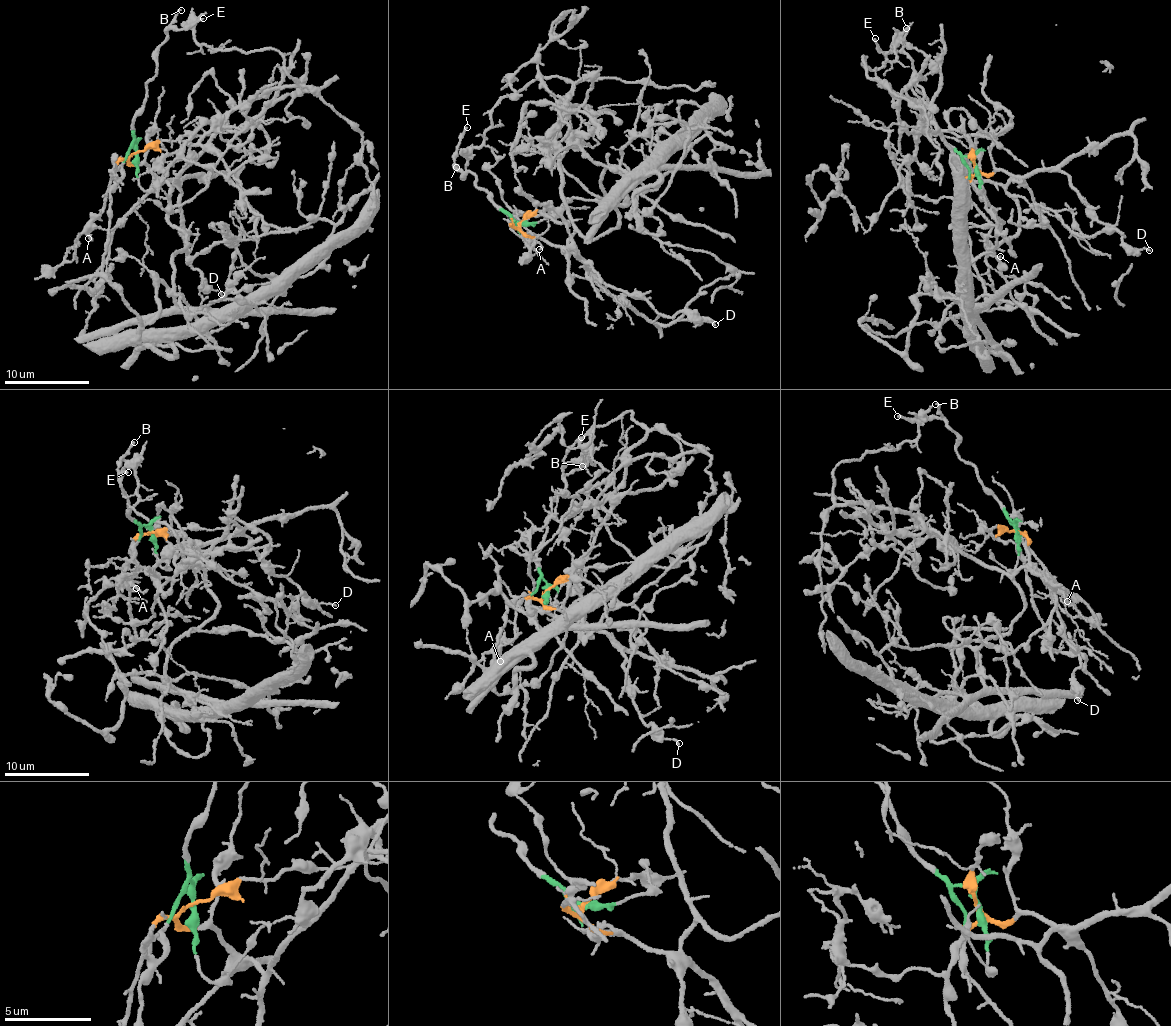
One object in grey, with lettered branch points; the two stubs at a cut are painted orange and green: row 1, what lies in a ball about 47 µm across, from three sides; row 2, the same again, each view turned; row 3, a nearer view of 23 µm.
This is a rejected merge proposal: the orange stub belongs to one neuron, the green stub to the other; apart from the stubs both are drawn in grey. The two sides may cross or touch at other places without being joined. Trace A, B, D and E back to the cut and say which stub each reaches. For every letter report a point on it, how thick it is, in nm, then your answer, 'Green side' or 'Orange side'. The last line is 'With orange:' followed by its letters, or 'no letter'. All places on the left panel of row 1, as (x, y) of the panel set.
A: Place: (88, 238). Thickness 90 nm. Orange side
B: Place: (181, 10). Thickness 180 nm. Green side
D: Place: (221, 294). Thickness 160 nm. Orange side
E: Place: (203, 18). Thickness 170 nm. Green side
With orange: A, D

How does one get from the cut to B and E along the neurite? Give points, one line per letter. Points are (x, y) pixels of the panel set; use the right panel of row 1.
B: (974, 165), (945, 140), (931, 110), (911, 90), (913, 66), (904, 50), (907, 28)
E: (974, 165), (945, 140), (931, 110), (911, 90), (910, 58), (903, 52), (878, 49), (875, 38)

